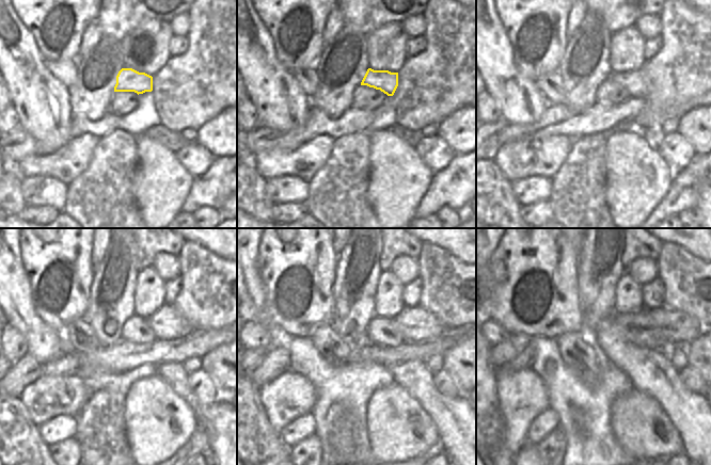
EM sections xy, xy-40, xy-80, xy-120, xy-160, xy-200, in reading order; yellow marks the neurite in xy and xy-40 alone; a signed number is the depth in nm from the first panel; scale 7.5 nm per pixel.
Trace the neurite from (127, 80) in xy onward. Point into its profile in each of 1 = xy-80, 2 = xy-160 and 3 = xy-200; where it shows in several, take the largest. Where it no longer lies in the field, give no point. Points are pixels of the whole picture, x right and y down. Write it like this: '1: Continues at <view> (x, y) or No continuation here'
1: Continues at xy-80 (636, 82)
2: Continues at xy-160 (416, 324)
3: Continues at xy-200 (678, 327)

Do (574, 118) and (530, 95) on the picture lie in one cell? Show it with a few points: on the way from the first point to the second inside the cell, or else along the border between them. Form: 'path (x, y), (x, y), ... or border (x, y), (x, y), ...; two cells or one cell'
border (548, 105), (543, 114), (531, 124); two cells

